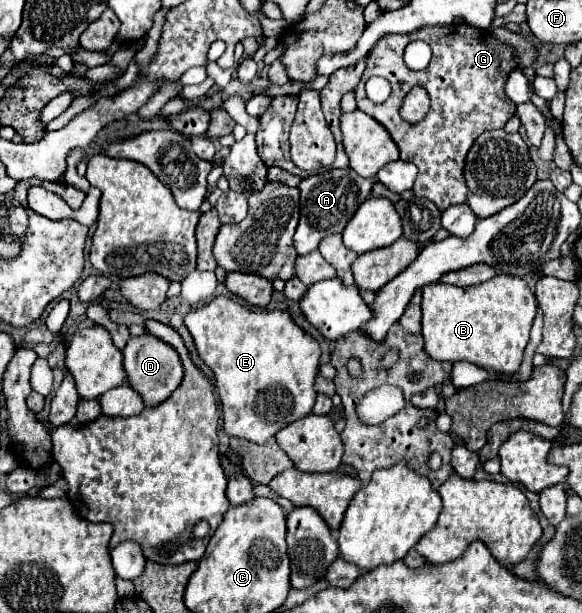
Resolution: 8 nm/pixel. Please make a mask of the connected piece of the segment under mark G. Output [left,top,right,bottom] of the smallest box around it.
[356,23,518,211]

